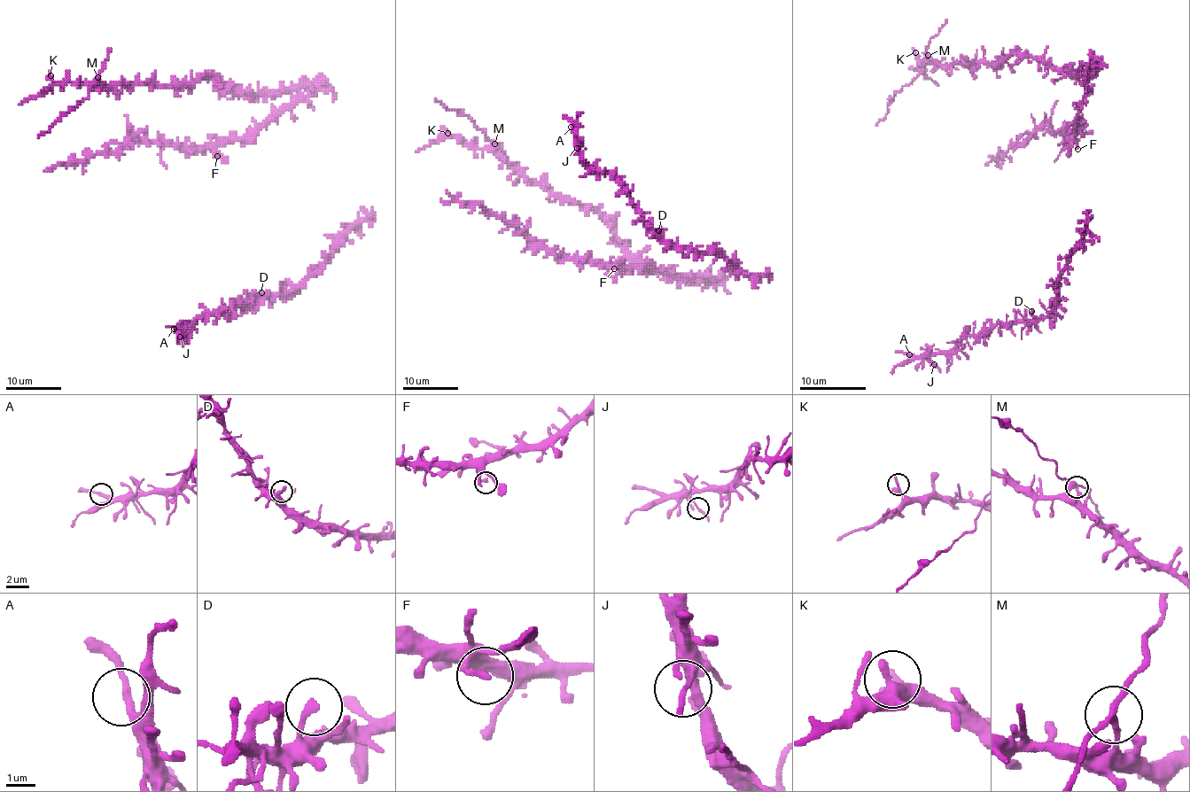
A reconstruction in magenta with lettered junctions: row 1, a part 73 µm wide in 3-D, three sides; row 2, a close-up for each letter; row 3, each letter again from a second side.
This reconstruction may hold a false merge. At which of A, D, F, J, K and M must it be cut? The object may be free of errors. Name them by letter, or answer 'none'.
M

